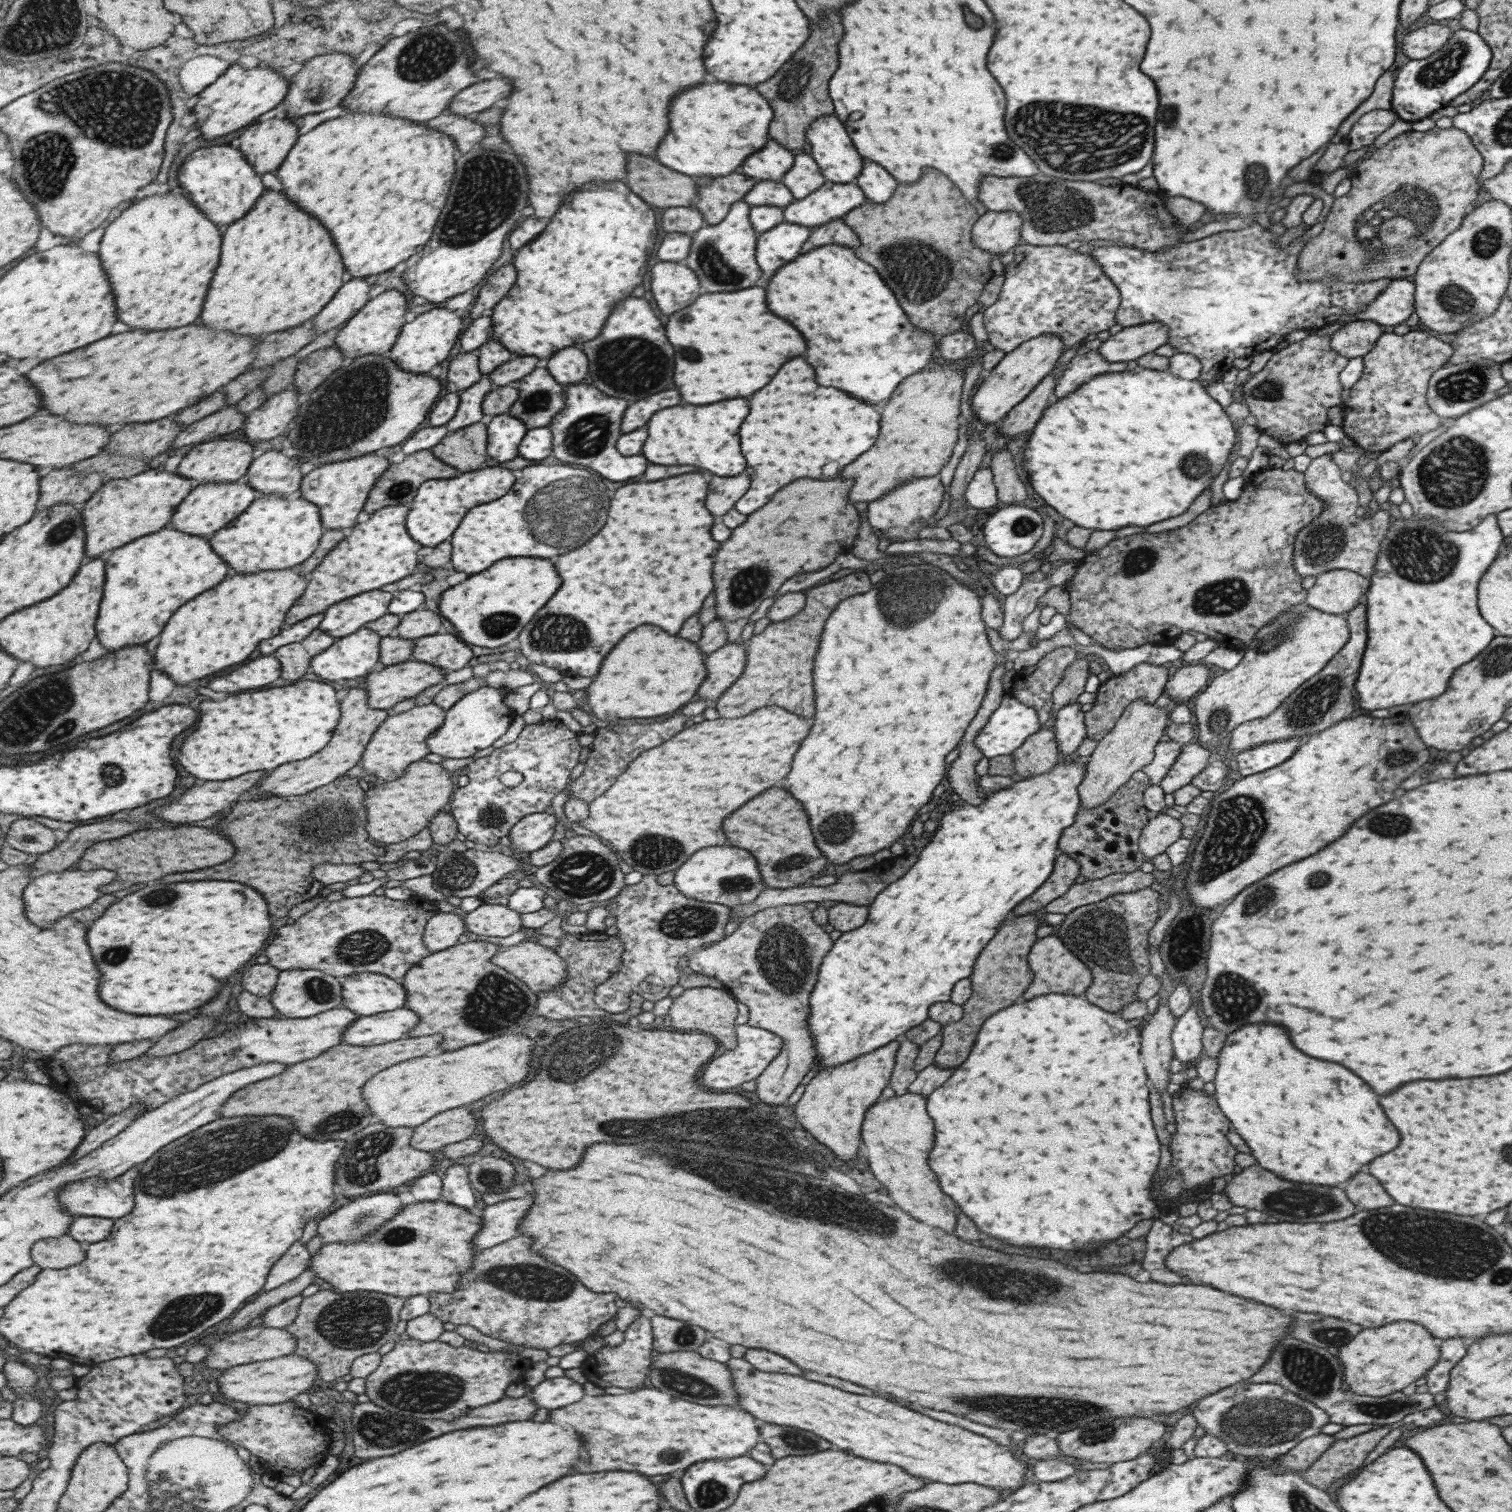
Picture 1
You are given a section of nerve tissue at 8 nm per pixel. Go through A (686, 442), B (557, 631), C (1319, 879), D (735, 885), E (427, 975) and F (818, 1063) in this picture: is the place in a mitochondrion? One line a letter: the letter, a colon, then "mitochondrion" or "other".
A: other
B: mitochondrion
C: mitochondrion
D: mitochondrion
E: other
F: other

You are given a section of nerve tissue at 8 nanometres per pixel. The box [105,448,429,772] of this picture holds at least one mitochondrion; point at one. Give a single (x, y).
(397, 491)

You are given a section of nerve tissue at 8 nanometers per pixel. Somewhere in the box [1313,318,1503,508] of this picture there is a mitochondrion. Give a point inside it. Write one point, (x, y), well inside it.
(1467, 384)

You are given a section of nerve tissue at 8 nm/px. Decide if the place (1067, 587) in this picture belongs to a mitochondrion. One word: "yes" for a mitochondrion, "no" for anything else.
no

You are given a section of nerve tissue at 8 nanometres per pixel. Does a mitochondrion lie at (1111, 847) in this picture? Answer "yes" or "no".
no

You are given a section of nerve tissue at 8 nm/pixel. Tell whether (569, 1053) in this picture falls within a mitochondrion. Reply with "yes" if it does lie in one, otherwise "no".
yes

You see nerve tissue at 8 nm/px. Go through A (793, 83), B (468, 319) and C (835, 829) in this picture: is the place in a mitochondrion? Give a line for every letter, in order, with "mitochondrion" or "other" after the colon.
A: mitochondrion
B: other
C: mitochondrion

